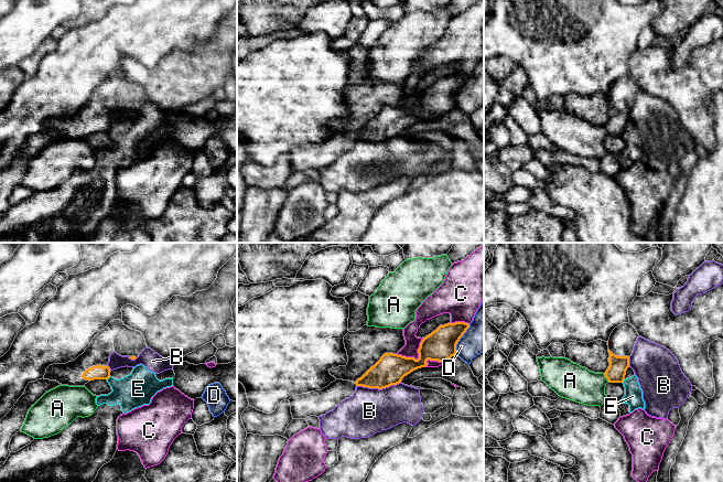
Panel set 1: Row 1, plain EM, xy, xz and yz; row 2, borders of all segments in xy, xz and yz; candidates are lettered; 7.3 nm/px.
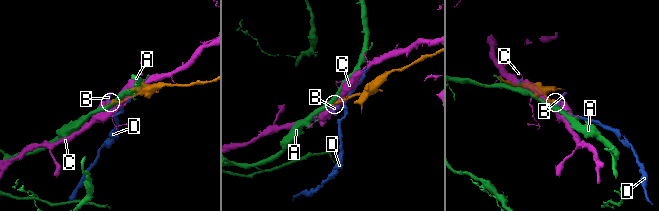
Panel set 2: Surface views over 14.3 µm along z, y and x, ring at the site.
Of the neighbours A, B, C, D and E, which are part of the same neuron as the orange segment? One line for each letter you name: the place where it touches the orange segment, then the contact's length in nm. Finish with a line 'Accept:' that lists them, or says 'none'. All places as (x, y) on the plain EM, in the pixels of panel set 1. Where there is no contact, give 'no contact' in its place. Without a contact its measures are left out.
Accept: none

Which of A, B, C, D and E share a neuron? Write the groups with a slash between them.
A / B E / C / D

